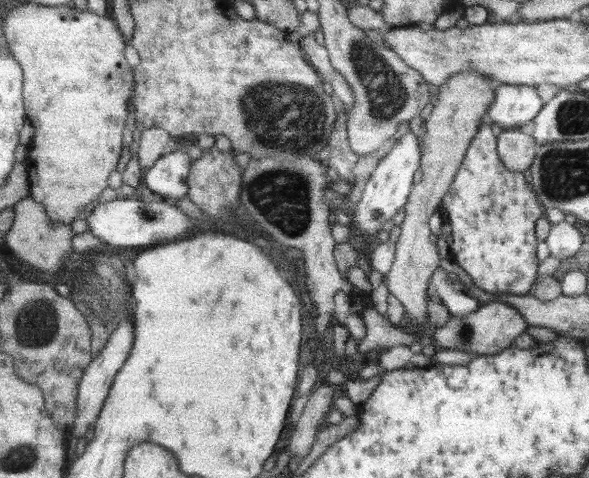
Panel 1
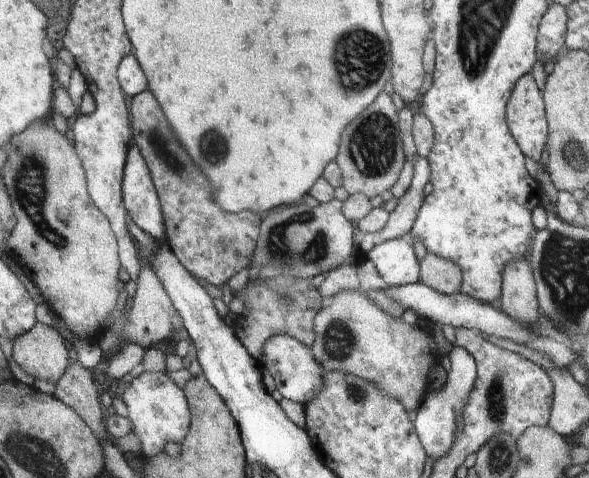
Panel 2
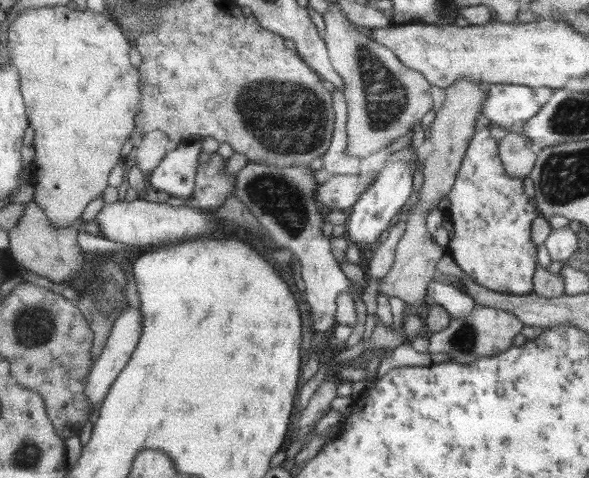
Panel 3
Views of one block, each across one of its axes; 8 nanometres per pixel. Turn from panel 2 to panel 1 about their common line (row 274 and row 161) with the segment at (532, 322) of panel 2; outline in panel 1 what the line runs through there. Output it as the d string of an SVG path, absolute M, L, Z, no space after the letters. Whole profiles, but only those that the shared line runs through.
M518 128L504 129L496 137L496 150L507 171L525 172L532 163L537 144Z

